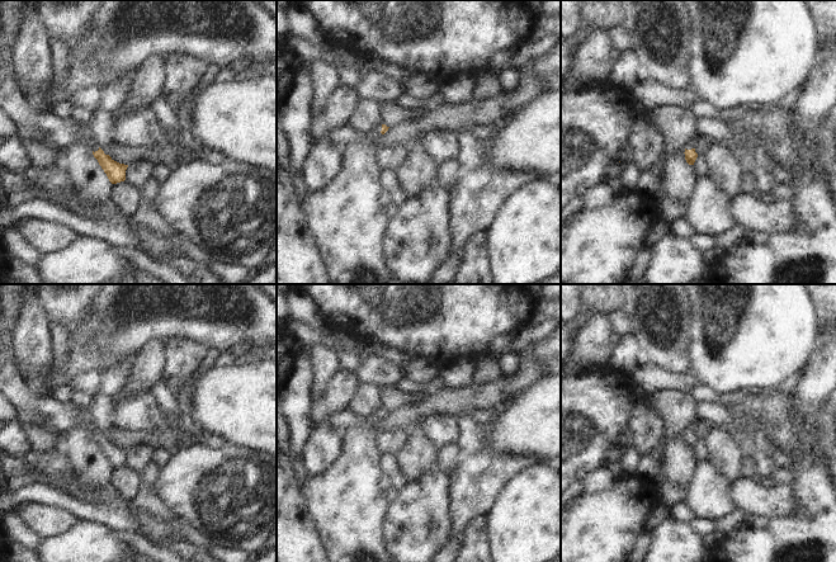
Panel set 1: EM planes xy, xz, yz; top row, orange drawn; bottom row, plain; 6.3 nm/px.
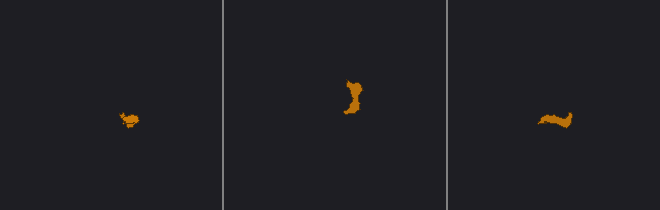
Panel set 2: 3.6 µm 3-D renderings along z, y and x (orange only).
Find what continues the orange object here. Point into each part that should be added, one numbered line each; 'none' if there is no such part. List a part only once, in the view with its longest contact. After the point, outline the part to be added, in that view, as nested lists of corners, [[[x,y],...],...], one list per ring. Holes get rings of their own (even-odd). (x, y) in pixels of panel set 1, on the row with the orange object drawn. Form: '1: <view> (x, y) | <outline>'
1: xz (376, 132) | [[[378,124],[374,129],[369,131],[369,132],[364,132],[363,134],[365,137],[368,137],[369,134],[374,136],[376,138],[378,138],[382,133],[382,124]]]

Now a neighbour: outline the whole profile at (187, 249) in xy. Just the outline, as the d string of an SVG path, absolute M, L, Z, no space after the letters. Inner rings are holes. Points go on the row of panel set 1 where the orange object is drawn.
M180 236L180 242L173 249L173 254L175 256L184 256L203 266L211 261L209 256L185 236Z

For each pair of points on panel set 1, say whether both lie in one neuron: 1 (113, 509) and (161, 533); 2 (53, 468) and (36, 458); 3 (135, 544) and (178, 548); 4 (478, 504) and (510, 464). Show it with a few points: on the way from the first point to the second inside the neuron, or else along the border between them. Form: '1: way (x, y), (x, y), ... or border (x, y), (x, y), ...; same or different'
1: border (127, 503), (146, 537); different
2: way (50, 464), (39, 462); same
3: border (146, 537), (157, 546), (170, 548); different
4: way (481, 494), (500, 475); same

